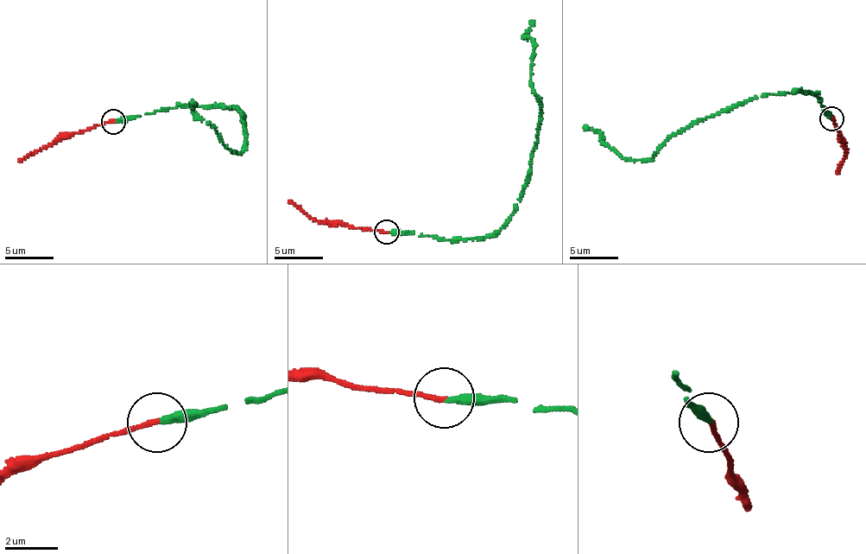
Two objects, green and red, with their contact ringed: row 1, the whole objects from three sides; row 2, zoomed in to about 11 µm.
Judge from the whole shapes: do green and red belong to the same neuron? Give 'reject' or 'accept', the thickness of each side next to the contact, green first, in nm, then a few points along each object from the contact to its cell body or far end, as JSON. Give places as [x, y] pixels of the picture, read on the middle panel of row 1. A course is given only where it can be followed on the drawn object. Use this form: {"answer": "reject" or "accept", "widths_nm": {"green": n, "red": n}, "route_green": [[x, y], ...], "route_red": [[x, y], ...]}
{"answer": "accept", "widths_nm": {"green": 300, "red": 180}, "route_green": [[387, 232], [453, 239], [495, 236], [515, 209], [540, 126], [531, 60], [534, 43], [524, 35], [533, 21]], "route_red": [[387, 232], [330, 224], [313, 219], [288, 200]]}

